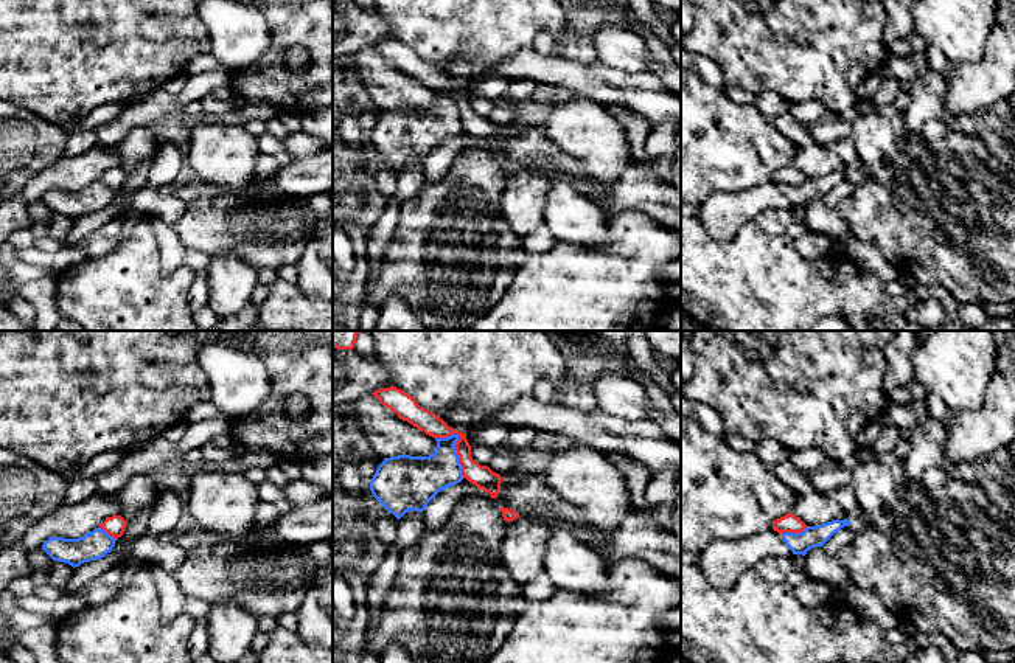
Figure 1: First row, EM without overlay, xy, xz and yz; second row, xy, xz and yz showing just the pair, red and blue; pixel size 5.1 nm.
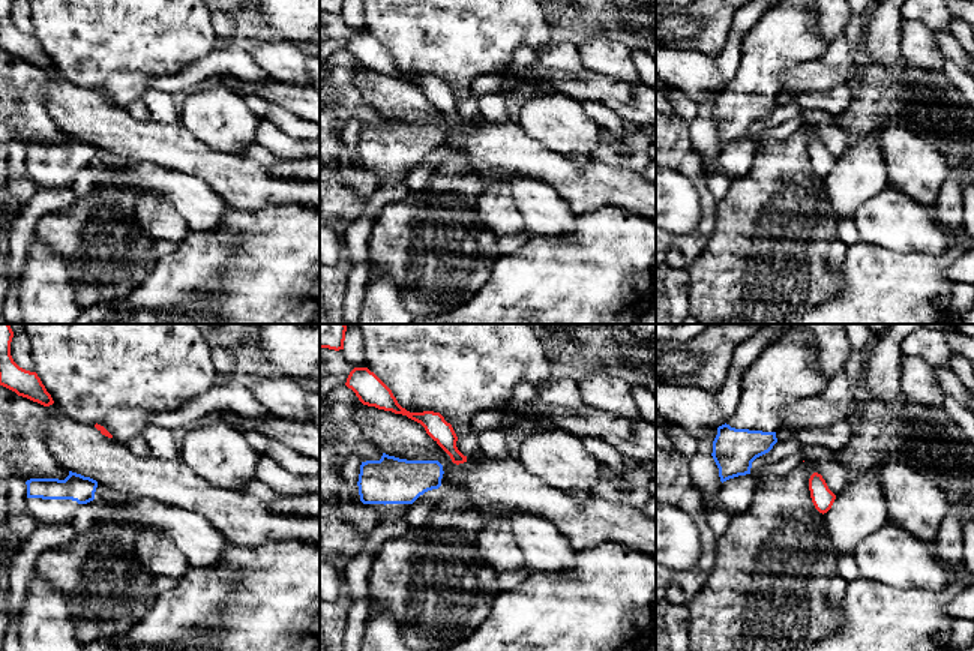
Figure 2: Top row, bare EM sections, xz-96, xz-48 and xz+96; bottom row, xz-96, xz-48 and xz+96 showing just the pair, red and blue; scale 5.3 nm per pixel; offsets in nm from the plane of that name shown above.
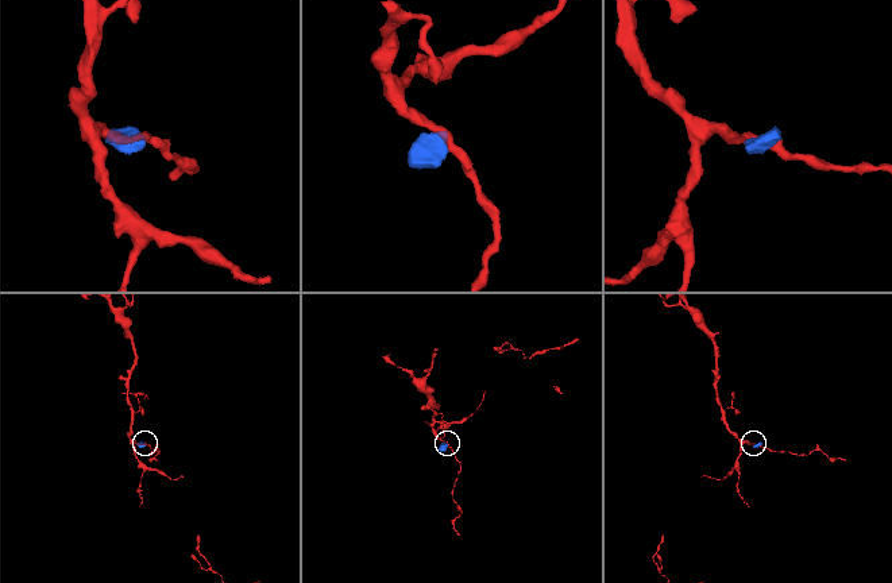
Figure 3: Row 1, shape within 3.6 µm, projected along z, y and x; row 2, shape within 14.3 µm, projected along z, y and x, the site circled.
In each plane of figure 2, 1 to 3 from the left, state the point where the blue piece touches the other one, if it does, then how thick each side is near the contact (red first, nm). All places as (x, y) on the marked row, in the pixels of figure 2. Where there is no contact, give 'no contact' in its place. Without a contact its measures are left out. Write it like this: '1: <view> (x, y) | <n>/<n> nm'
1: no contact
2: no contact
3: no contact

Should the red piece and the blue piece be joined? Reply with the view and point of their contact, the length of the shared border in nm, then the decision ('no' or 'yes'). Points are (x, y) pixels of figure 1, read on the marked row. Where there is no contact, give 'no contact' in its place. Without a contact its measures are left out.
contact xz (454, 446); length 260 nm; no

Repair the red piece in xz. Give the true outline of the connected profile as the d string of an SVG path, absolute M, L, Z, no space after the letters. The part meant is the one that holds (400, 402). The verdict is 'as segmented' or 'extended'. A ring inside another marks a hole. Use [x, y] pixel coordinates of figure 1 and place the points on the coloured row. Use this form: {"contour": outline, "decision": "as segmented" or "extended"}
{"contour": "M396 387L381 388L371 394L384 407L396 413L399 419L407 421L432 438L448 438L452 433L459 435L460 438L454 447L462 464L463 478L476 484L479 489L488 492L491 498L497 497L502 477L493 472L488 466L480 466L473 460L466 433L454 430L435 413L420 407L412 396Z", "decision": "as segmented"}

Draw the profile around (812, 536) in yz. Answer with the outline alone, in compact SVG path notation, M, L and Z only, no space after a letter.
M847 519L807 526L802 533L777 533L773 528L740 540L715 540L698 553L696 567L718 588L732 587L743 571L755 568L769 556L805 556L810 548L822 547Z

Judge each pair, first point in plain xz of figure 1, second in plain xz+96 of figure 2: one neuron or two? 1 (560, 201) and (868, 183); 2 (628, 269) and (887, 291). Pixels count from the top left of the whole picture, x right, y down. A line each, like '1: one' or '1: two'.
1: two
2: one

